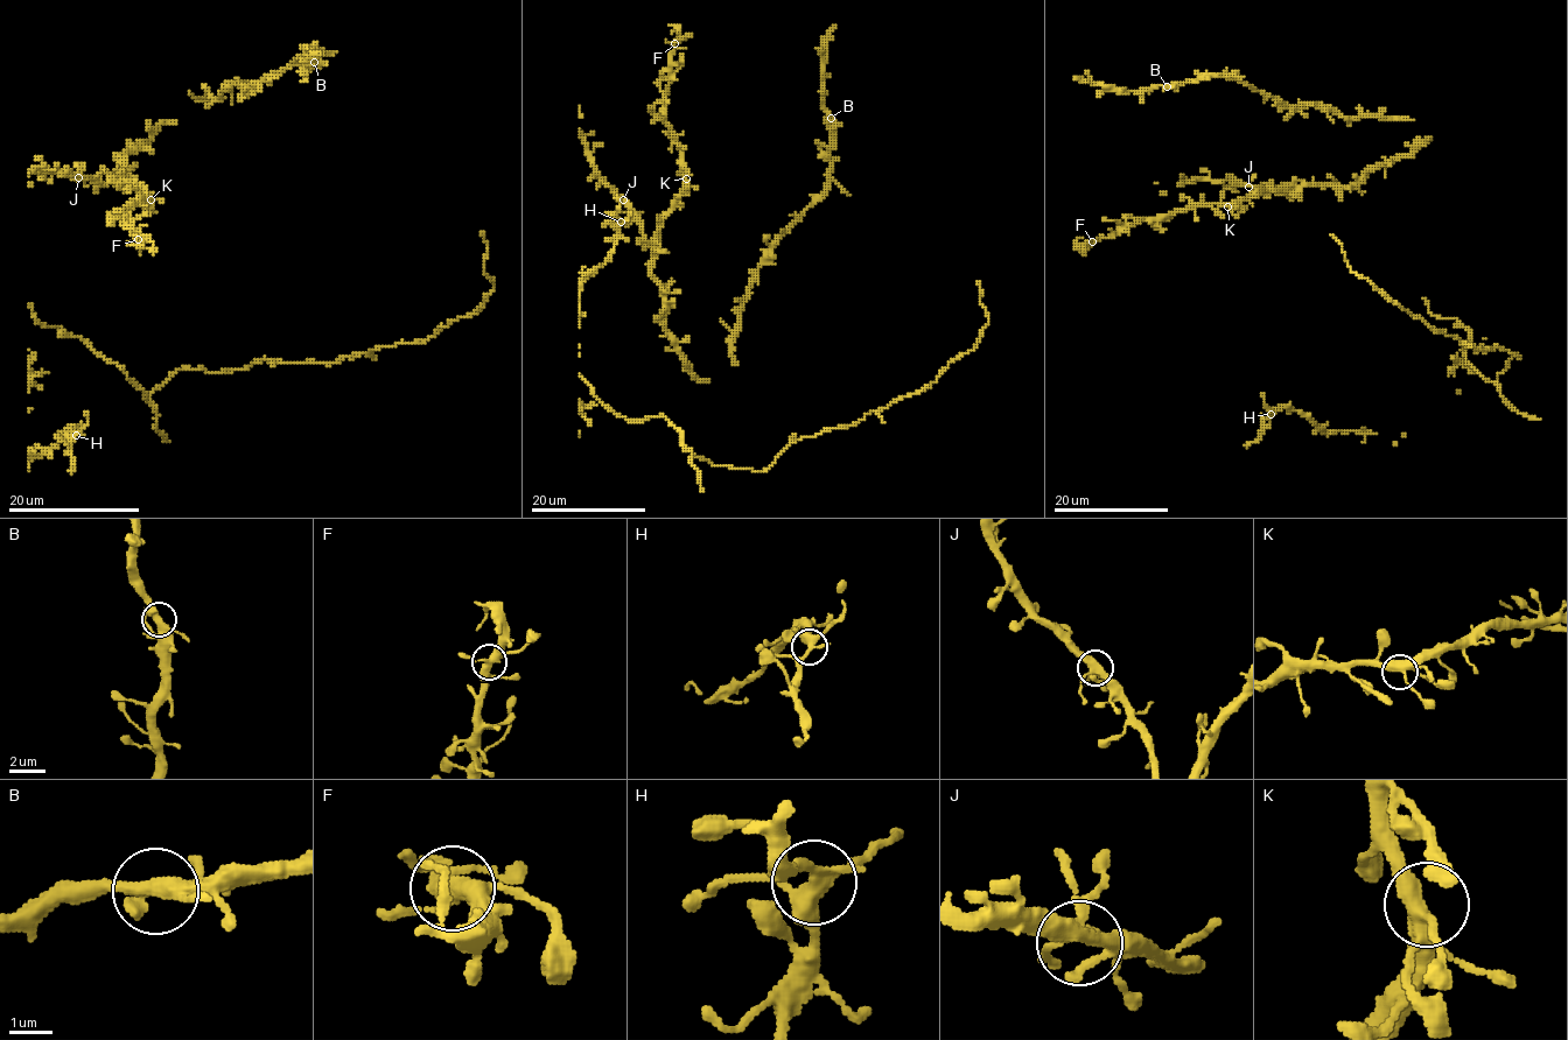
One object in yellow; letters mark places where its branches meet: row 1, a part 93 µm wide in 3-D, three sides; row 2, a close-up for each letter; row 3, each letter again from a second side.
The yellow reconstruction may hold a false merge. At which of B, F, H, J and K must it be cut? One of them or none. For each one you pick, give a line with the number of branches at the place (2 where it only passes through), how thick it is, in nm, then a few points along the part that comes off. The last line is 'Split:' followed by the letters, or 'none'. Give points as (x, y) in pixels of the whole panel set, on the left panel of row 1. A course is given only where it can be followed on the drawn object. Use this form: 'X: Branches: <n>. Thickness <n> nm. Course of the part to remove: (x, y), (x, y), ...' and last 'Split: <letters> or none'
Split: none

